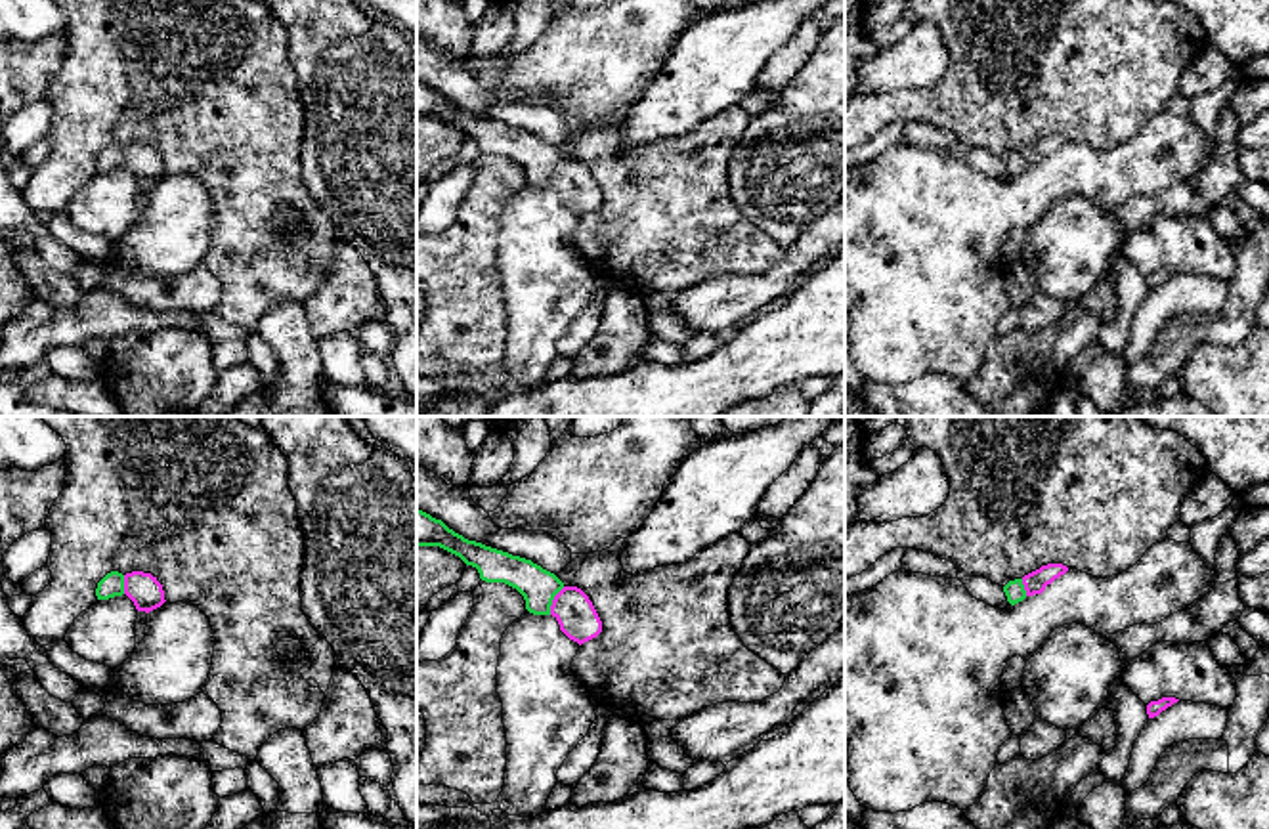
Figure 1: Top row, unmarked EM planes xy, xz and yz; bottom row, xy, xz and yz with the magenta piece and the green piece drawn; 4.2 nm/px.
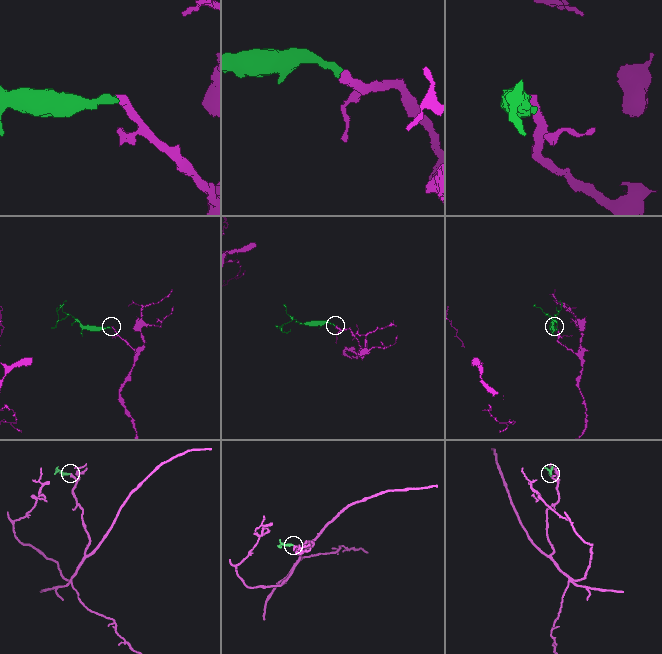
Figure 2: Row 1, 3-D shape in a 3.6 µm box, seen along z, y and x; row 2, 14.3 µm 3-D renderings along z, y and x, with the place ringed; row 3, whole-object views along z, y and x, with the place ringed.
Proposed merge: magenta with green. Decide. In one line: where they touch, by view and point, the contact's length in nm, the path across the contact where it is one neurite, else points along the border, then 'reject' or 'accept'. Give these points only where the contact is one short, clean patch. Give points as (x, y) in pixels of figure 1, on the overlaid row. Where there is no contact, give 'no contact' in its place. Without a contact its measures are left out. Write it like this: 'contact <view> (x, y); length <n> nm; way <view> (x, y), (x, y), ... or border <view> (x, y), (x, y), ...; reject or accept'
contact xz (553, 600); length 140 nm; way xz (578, 619), (553, 600), (537, 585); accept

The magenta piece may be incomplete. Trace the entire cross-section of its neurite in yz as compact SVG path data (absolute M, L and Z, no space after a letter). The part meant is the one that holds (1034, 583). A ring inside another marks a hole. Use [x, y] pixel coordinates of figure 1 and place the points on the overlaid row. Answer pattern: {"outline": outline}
{"outline": "M1047 563L1024 575L1022 579L1009 581L1003 586L1007 602L1015 606L1022 602L1026 596L1042 594L1047 585L1051 585L1055 579L1059 579L1066 571L1068 567L1063 563Z"}

